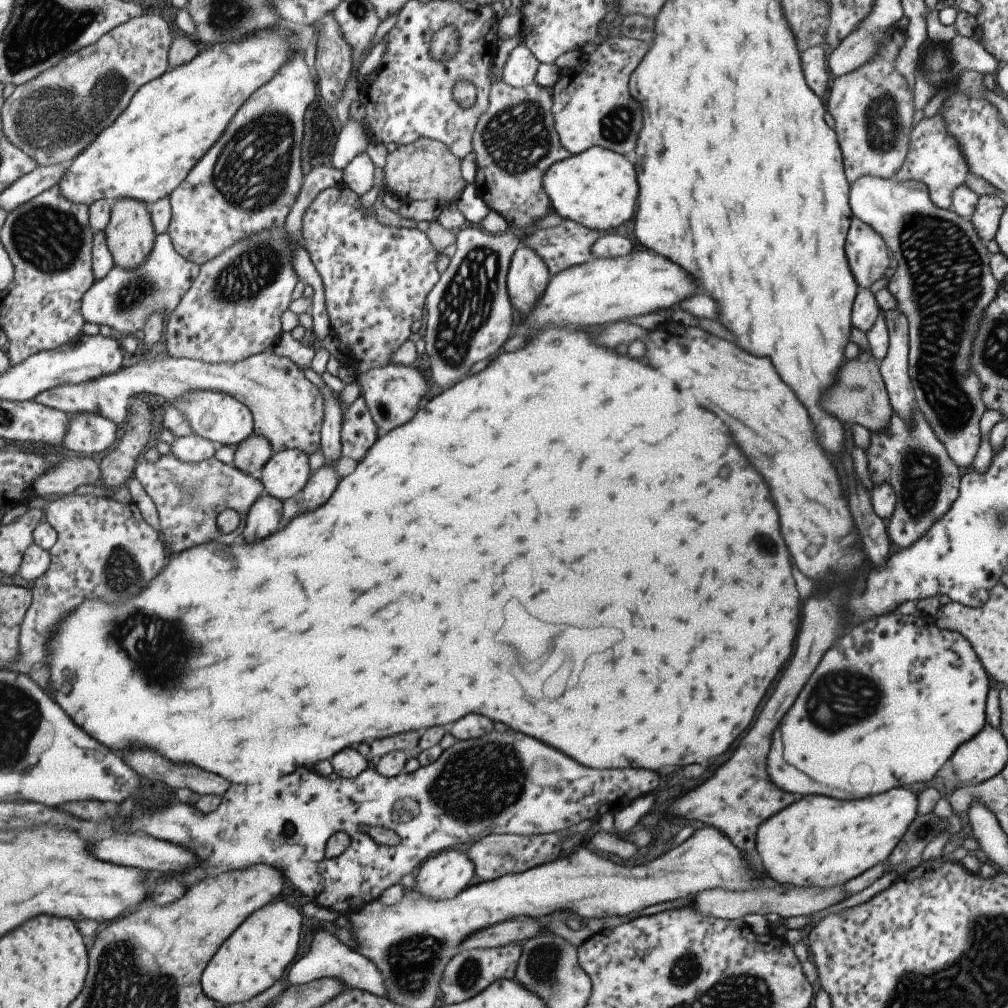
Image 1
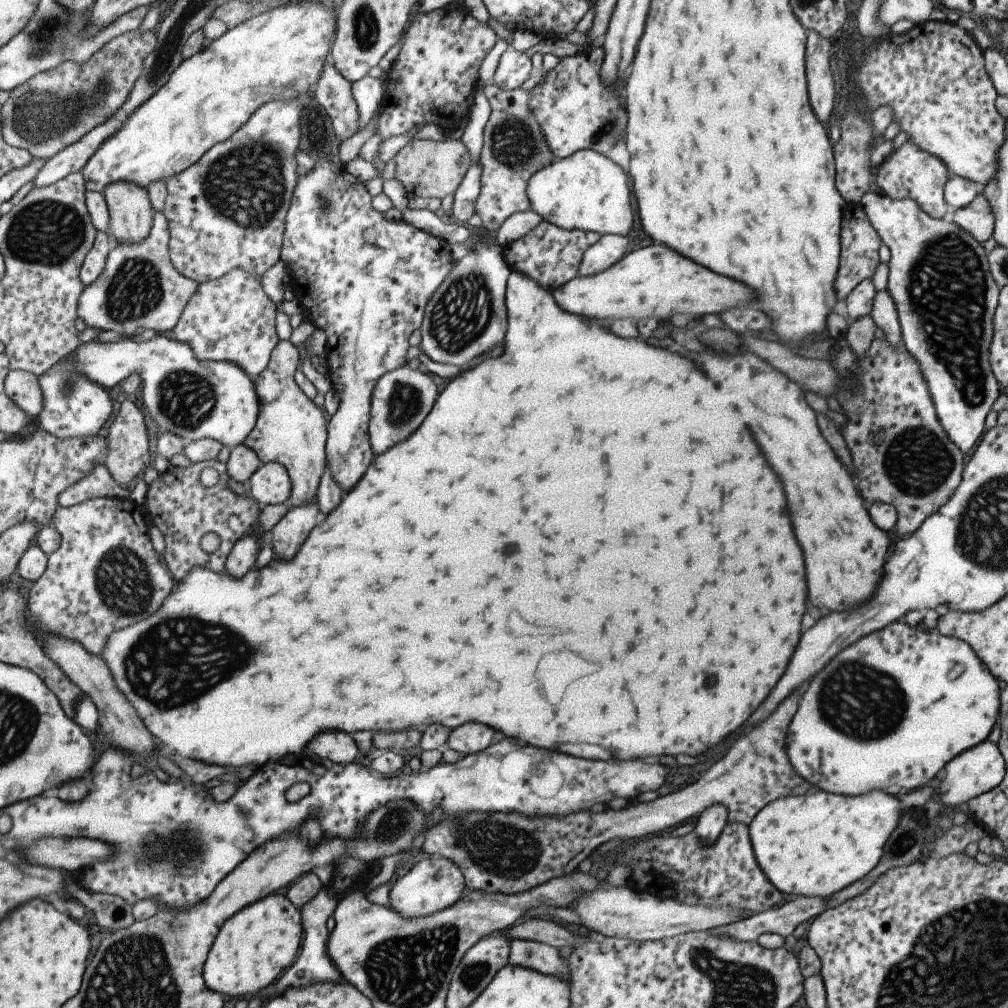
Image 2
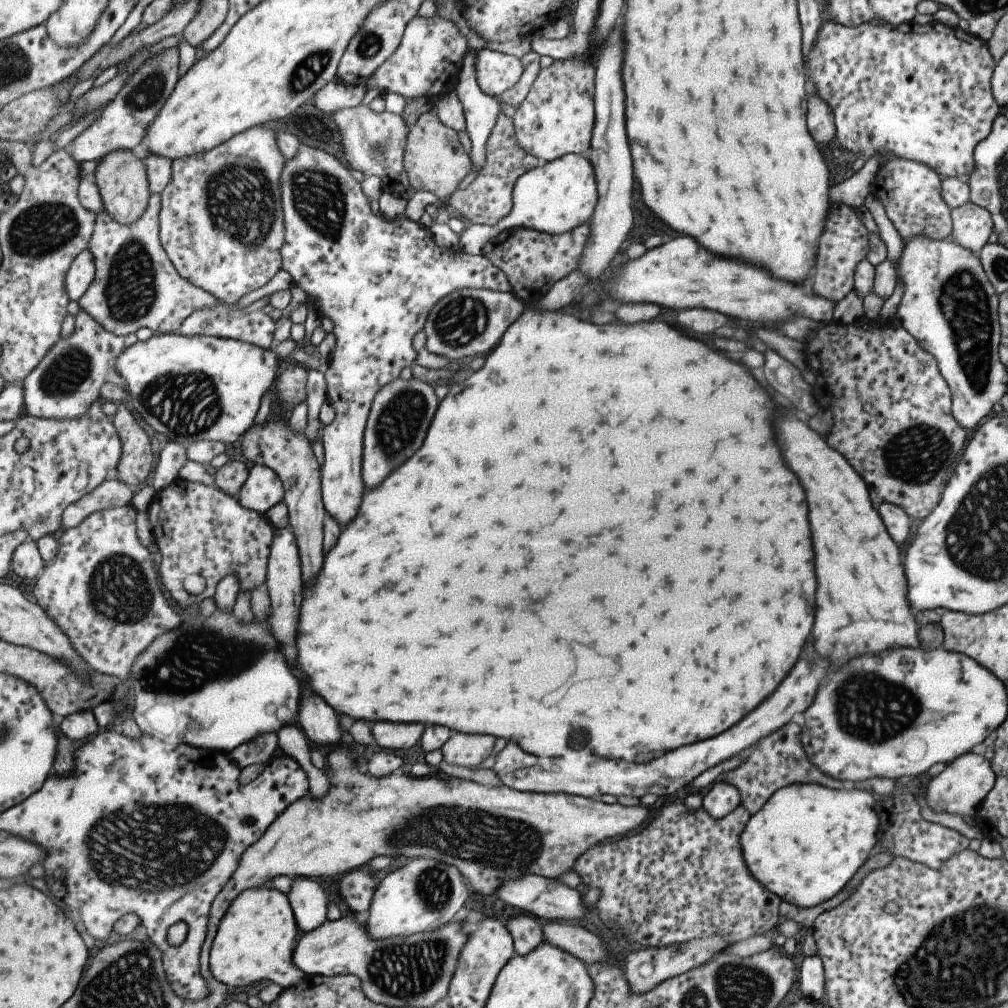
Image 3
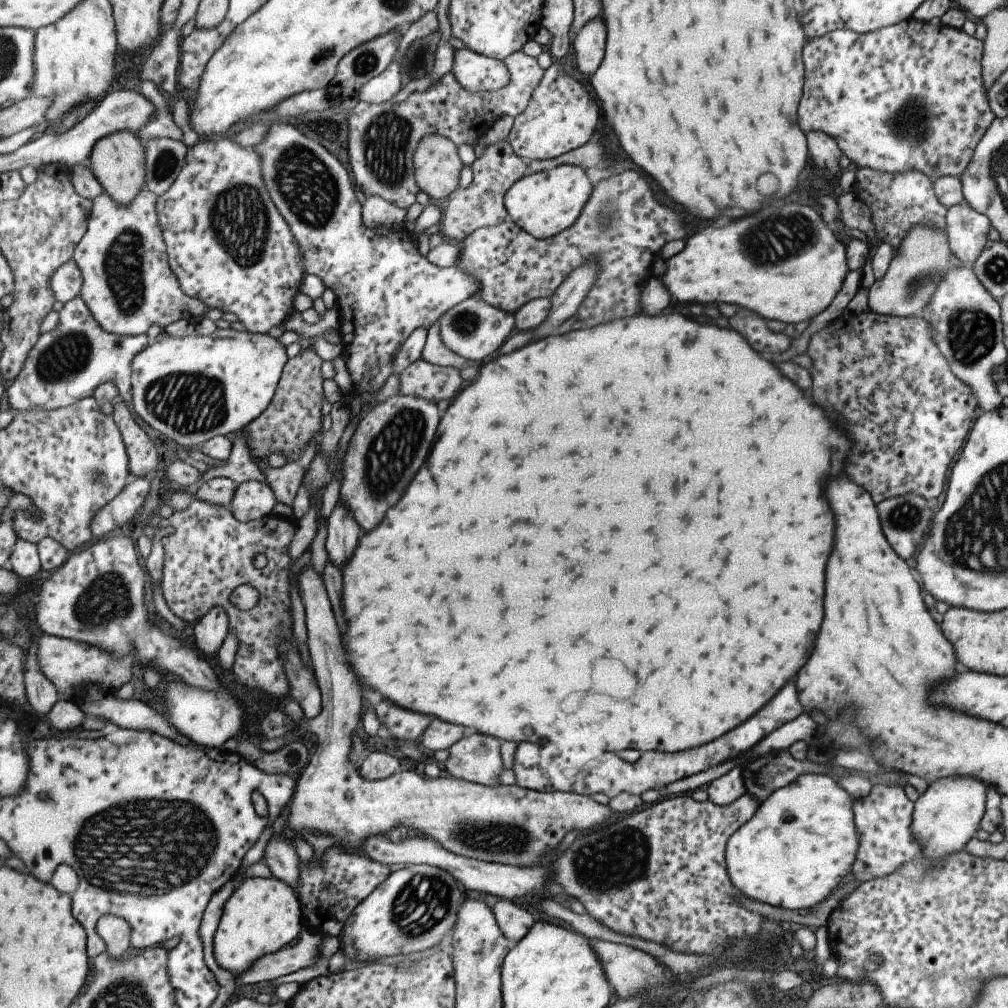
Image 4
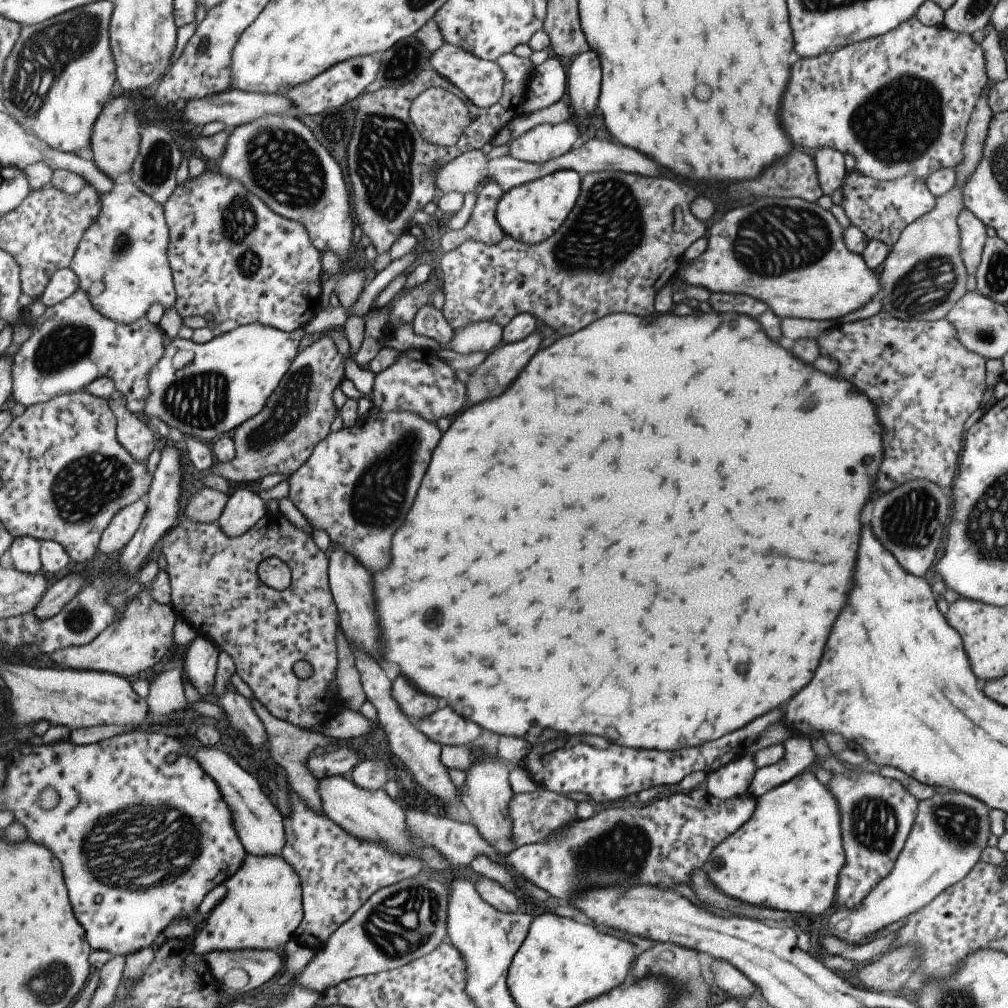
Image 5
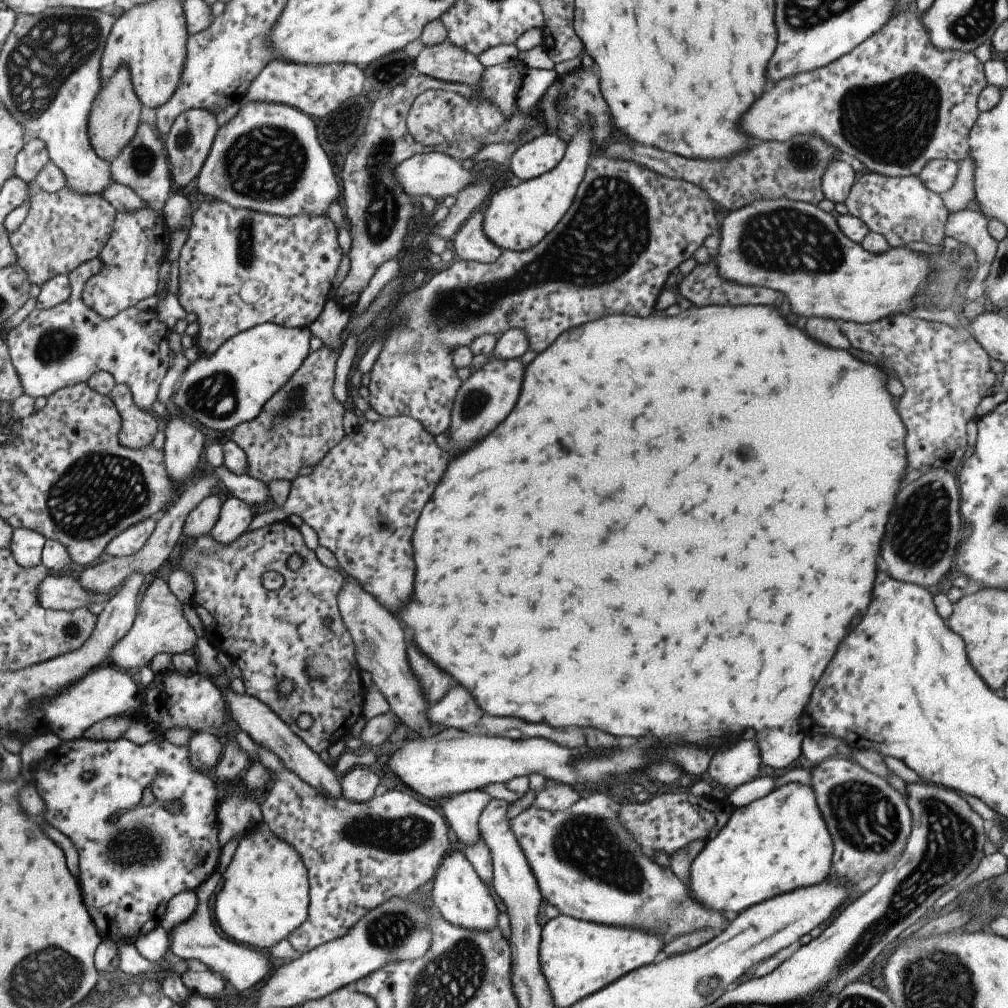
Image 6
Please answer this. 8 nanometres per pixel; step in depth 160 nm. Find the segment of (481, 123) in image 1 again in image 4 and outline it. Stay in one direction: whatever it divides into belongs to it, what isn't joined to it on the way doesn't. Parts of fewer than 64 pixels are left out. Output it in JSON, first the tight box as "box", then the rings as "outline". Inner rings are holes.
{"box":[439,140,528,243],"outline":[[[506,140],[485,147],[483,153],[470,164],[472,182],[465,189],[456,188],[447,197],[447,206],[442,210],[439,222],[445,243],[462,241],[473,230],[492,227],[509,219],[503,204],[506,190],[519,178],[527,168],[528,162],[513,154]]]}

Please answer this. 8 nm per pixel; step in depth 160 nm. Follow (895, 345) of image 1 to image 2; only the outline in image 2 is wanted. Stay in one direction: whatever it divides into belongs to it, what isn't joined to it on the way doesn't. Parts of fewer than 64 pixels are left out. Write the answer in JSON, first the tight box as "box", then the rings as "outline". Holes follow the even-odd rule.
{"box":[869,288,901,345],"outline":[[[886,288],[875,293],[869,313],[876,326],[885,334],[885,341],[890,345],[901,343],[900,324],[898,323],[896,308]]]}

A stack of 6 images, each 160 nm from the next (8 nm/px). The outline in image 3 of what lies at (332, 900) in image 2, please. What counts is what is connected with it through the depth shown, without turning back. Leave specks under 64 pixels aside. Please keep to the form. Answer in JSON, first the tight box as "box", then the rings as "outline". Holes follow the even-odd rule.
{"box":[287,878,327,931],"outline":[[[293,878],[287,894],[291,894],[295,919],[304,931],[313,930],[327,918],[327,894],[318,880]]]}

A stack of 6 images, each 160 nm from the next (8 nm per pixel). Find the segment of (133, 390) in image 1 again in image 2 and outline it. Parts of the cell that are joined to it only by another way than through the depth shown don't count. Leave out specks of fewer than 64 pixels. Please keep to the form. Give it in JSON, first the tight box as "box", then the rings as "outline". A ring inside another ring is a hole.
{"box":[5,339,327,507],"outline":[[[278,339],[278,344],[270,353],[270,362],[267,368],[252,380],[260,406],[257,422],[243,444],[249,450],[254,451],[262,463],[273,461],[279,463],[287,471],[290,477],[290,496],[287,500],[289,507],[300,507],[316,500],[315,493],[326,464],[324,444],[327,416],[323,409],[313,405],[311,399],[308,399],[293,381],[293,374],[295,374],[301,358],[301,350],[294,347],[291,341]],[[9,370],[9,376],[5,378],[5,394],[28,415],[39,416],[42,413],[44,398],[36,374],[26,370]]]}

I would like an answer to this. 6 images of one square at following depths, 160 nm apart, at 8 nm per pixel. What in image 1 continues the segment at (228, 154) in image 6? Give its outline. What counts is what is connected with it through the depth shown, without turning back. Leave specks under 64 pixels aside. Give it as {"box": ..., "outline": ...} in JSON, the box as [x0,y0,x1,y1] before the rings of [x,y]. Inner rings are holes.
{"box":[301,182,440,463],"outline":[[[340,182],[321,190],[307,206],[301,218],[301,236],[305,251],[323,284],[329,334],[347,346],[352,359],[348,364],[354,369],[355,376],[371,368],[388,366],[389,356],[408,340],[411,324],[421,319],[425,298],[440,276],[439,269],[435,268],[438,253],[425,231],[380,224],[375,219],[374,210],[363,212],[359,198]],[[359,386],[359,397],[344,407],[340,424],[340,454],[356,463],[365,456],[380,435],[362,397],[363,392]]]}

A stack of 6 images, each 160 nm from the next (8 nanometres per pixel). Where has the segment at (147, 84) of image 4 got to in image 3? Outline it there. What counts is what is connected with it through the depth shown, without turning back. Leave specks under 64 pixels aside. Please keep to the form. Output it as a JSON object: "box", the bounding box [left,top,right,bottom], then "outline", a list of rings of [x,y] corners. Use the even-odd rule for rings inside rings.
{"box":[69,48,179,164],"outline":[[[170,48],[149,58],[131,77],[116,97],[106,106],[101,116],[87,127],[72,142],[69,150],[79,164],[100,161],[110,152],[118,150],[135,151],[139,158],[145,160],[148,152],[146,136],[149,127],[154,123],[172,97],[179,82],[179,50]]]}

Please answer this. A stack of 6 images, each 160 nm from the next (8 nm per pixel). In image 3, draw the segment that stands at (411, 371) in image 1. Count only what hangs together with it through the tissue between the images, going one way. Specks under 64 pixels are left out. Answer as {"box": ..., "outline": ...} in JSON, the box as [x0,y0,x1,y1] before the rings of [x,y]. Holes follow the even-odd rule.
{"box":[360,377,437,492],"outline":[[[397,377],[375,393],[362,434],[360,477],[364,492],[379,486],[383,482],[383,478],[387,478],[387,474],[391,474],[391,470],[399,468],[401,462],[405,462],[407,458],[411,458],[411,454],[415,450],[419,450],[419,444],[423,442],[423,436],[427,432],[437,405],[437,397],[433,393],[433,387],[413,378],[402,380]]]}

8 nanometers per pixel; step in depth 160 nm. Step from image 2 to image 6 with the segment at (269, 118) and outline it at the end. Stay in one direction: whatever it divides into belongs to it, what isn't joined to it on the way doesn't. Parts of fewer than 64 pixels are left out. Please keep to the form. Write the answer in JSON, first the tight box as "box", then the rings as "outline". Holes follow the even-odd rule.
{"box":[177,201,341,356],"outline":[[[221,201],[201,204],[188,240],[180,250],[177,293],[185,312],[196,314],[198,328],[193,339],[199,356],[215,354],[230,338],[255,325],[275,323],[292,329],[308,327],[324,307],[341,256],[336,228],[325,213],[280,217],[236,209]]]}

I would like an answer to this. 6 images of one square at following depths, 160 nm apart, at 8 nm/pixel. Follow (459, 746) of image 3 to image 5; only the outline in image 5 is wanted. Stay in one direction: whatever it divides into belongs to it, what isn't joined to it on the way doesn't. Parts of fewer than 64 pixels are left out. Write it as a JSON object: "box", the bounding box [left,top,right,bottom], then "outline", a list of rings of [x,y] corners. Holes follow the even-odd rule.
{"box":[458,746,517,857],"outline":[[[468,746],[474,754],[472,764],[466,769],[465,783],[458,788],[460,801],[469,814],[468,823],[475,828],[479,836],[494,850],[499,857],[505,857],[517,848],[512,841],[512,824],[508,817],[508,802],[512,792],[507,784],[507,774],[511,766],[501,761],[495,754],[487,752],[483,747]]]}

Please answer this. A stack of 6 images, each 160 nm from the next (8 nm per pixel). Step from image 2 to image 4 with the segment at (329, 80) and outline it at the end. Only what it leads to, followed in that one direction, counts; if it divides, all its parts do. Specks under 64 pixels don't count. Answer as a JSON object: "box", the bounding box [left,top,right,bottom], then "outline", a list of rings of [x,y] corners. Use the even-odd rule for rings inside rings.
{"box":[347,50,544,210],"outline":[[[522,50],[511,53],[502,61],[507,67],[509,80],[505,86],[490,93],[468,93],[448,71],[427,89],[413,91],[394,105],[389,101],[371,104],[358,101],[347,118],[348,161],[353,182],[363,196],[379,196],[406,210],[416,202],[415,194],[420,191],[414,181],[412,156],[424,135],[448,138],[457,149],[461,145],[473,147],[497,118],[515,118],[521,114],[544,70]]]}

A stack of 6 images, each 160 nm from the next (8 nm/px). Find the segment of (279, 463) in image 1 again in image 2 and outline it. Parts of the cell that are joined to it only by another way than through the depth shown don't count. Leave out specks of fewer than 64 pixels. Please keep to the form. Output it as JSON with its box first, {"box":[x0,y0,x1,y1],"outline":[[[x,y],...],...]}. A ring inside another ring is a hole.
{"box":[245,461,290,504],"outline":[[[273,461],[259,465],[245,486],[258,504],[287,503],[290,496],[290,477],[283,466]]]}

